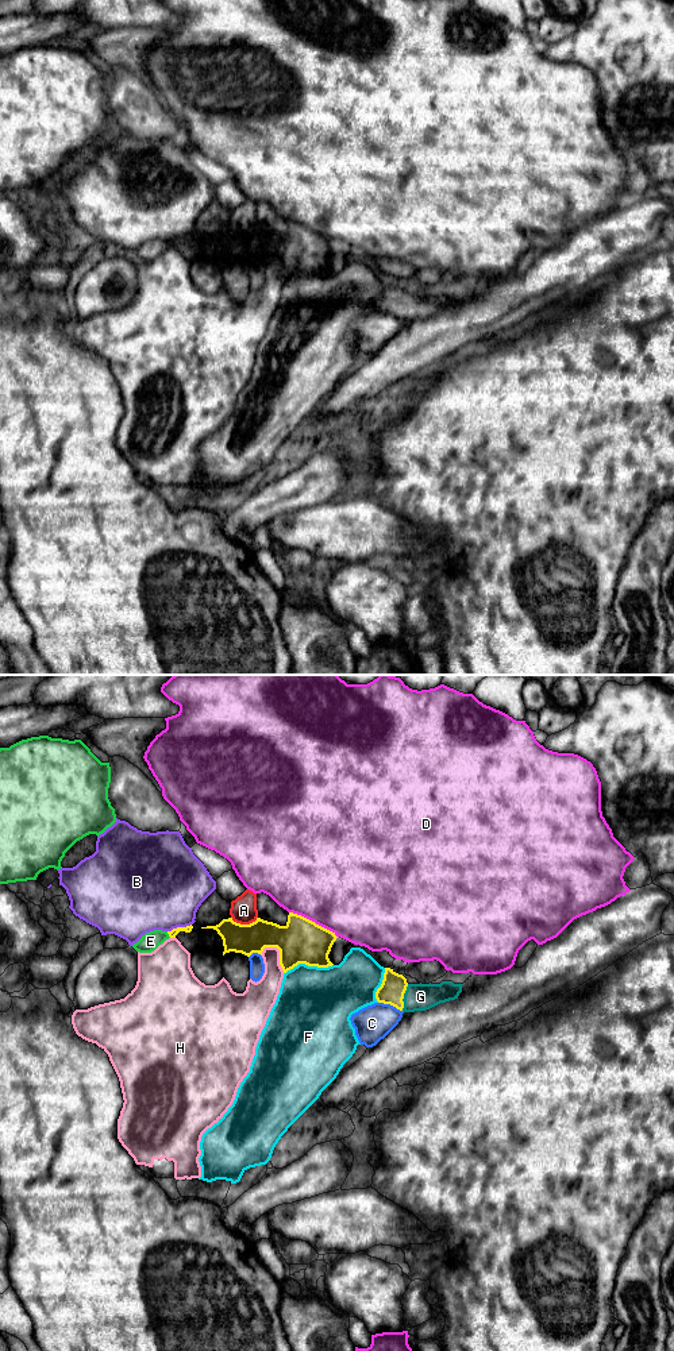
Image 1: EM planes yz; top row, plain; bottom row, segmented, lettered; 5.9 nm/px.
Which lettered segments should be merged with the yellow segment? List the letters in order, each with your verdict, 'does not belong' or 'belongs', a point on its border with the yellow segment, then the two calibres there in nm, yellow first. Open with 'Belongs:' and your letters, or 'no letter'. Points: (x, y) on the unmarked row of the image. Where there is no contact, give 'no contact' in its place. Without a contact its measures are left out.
Belongs: G
A: does not belong; contact yz (243, 234); calibres 180 and 160 nm
B: does not belong; contact yz (178, 236); calibres 50 and 480 nm
C: does not belong; contact yz (391, 313); calibres 150 and 220 nm
D: does not belong; contact yz (314, 231); calibres 280 and 500 nm
E: does not belong; contact yz (168, 242); calibres 50 and 110 nm
F: does not belong; contact yz (308, 274); calibres 280 and 440 nm
G: belongs; contact yz (403, 307); calibres 150 and 160 nm
H: does not belong; contact yz (280, 263); calibres 280 and 160 nm

